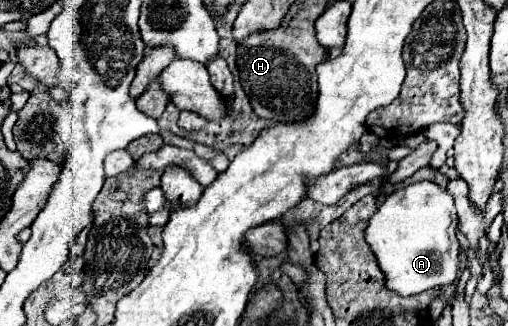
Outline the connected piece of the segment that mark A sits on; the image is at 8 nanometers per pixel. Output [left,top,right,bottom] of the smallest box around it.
[366,180,460,296]

